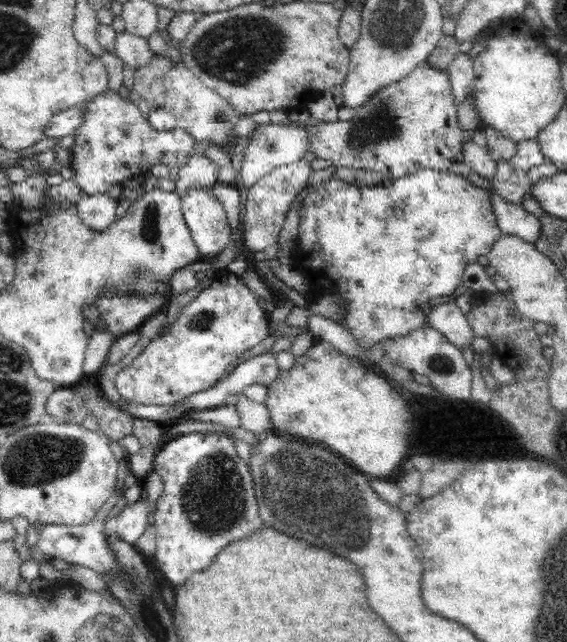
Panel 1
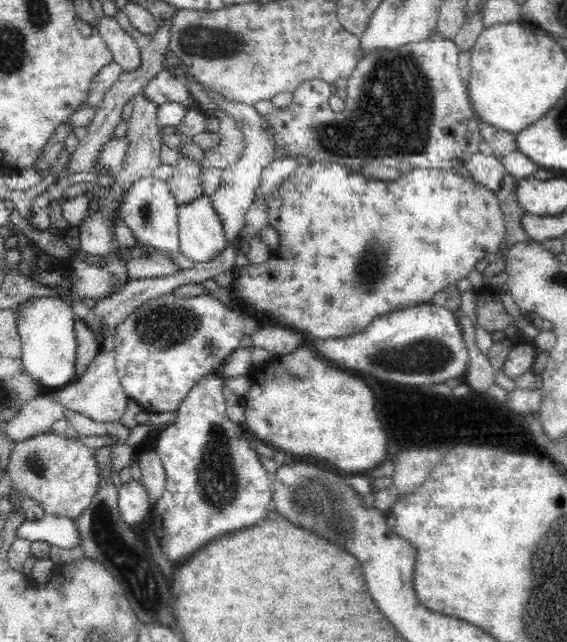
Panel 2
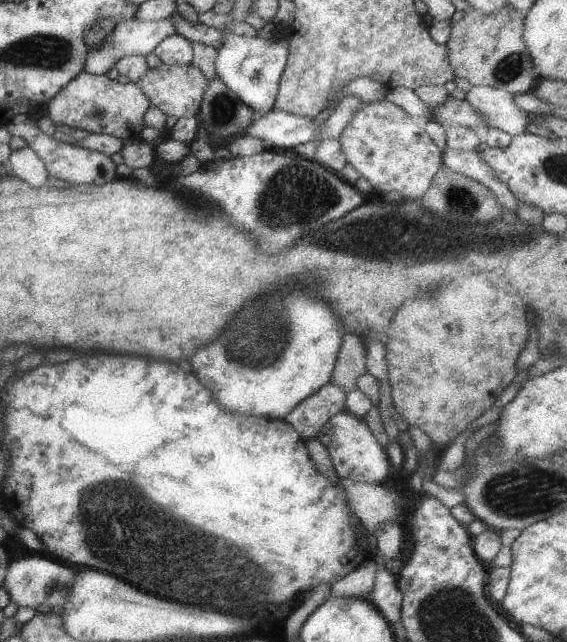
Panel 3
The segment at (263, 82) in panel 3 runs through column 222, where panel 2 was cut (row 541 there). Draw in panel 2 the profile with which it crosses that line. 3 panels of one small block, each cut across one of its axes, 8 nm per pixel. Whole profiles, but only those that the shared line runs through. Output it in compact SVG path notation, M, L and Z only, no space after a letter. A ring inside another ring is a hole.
M44 514L37 521L25 520L17 526L15 536L30 543L41 541L64 550L81 547L76 523L66 517Z

